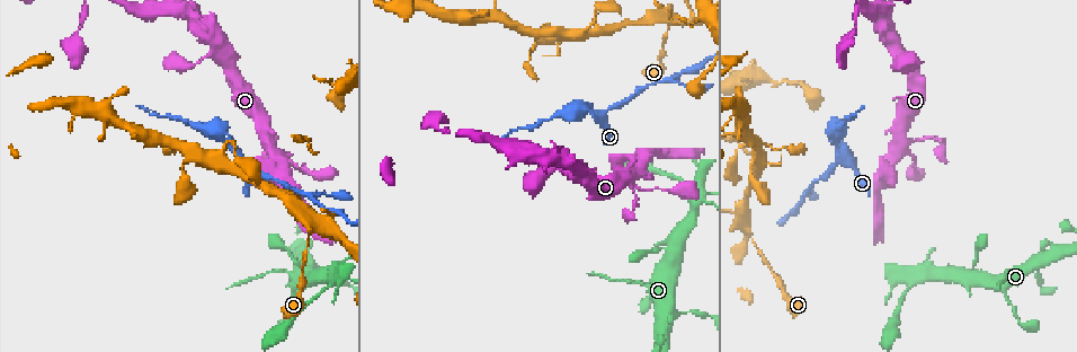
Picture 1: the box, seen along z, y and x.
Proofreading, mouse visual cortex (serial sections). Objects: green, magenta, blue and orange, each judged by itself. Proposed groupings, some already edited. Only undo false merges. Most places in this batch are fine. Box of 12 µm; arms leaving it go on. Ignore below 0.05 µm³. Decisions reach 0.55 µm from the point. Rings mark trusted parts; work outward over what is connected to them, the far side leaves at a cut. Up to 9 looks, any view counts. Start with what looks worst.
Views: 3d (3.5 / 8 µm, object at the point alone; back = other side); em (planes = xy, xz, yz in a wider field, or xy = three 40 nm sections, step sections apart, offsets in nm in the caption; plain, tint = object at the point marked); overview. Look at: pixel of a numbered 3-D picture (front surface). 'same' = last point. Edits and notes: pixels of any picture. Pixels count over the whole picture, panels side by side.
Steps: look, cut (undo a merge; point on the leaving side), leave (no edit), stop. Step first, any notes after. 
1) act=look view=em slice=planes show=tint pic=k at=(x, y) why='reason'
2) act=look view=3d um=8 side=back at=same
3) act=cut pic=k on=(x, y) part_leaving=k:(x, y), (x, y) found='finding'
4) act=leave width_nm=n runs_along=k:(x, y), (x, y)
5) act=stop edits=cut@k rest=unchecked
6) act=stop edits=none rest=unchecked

act=look view=3d um=3.5 pic=1 at=(747, 232) why='small branch off a trunk'

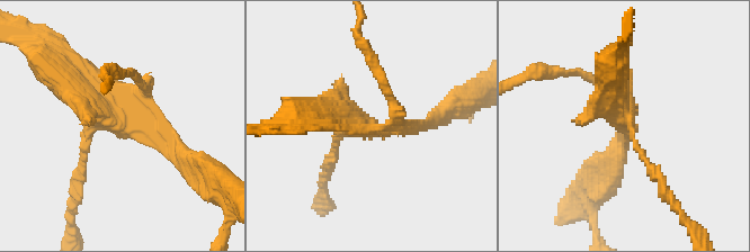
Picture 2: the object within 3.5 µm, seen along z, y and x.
act=look view=em slice=xy step=5 show=tint pic=2 at=(624, 119)

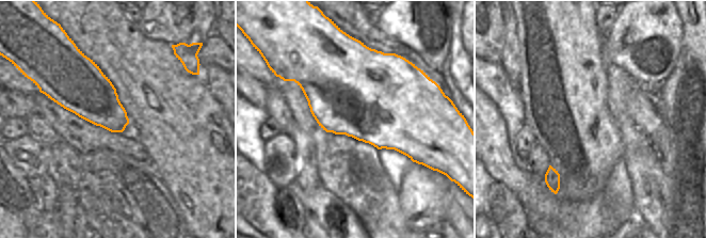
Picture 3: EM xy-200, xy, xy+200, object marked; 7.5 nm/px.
act=leave width_nm=700 runs_along=2:(662, 181), (610, 96), (614, 68) found='all the same cell'

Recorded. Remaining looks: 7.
act=look view=3d um=3.5 pic=1 at=(1012, 312) why='abrupt turn'

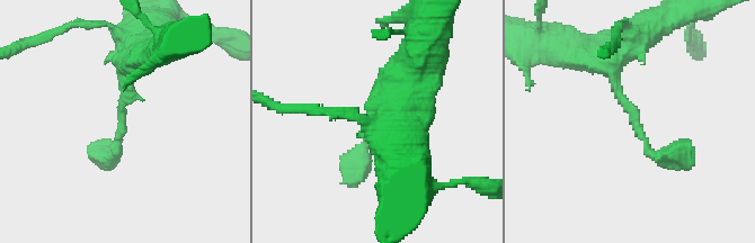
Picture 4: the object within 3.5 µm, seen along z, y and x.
act=look view=em slice=planes show=tint pic=4 at=(122, 120) arm_widths_nm=250,250

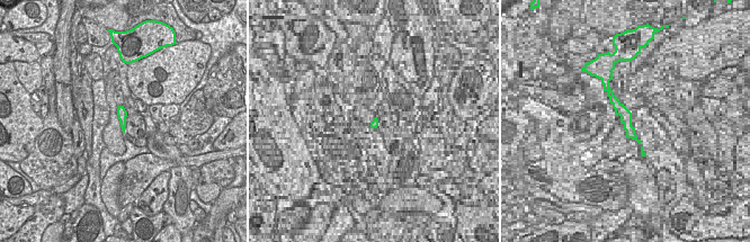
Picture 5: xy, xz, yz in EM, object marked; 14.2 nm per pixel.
act=leave runs_along=4:(615, 55), (615, 86), (647, 149), (682, 149) found='one cell here'

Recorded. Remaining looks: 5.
act=look view=3d um=8 pic=1 at=(640, 156) why='arms part here'

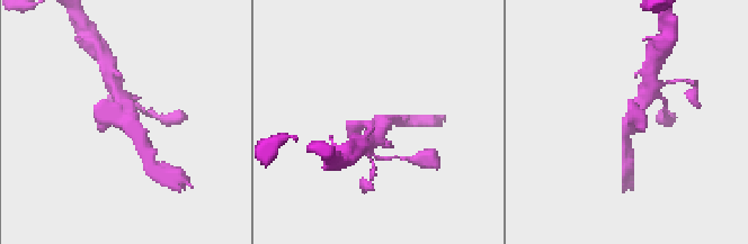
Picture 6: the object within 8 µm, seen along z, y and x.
act=look view=3d um=3.5 pic=6 at=(123, 118)

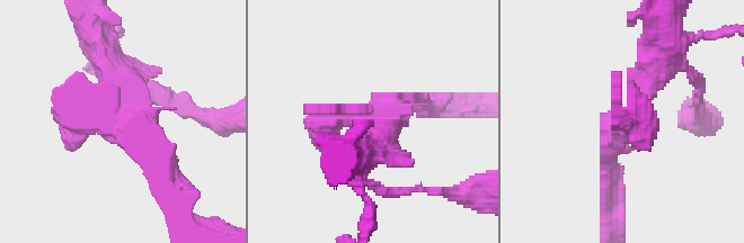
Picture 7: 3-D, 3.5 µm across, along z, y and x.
act=look view=em slice=xy step=2 show=tint pic=7 at=(121, 116)

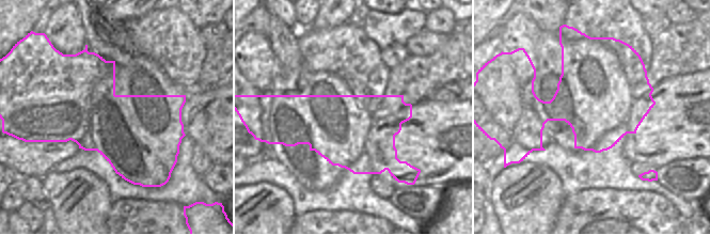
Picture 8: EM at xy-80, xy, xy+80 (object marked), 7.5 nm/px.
act=leave runs_along=7:(104, 55), (129, 134), (167, 172) found='one cell here'

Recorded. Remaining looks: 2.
act=stop edits=none rest=unchecked

